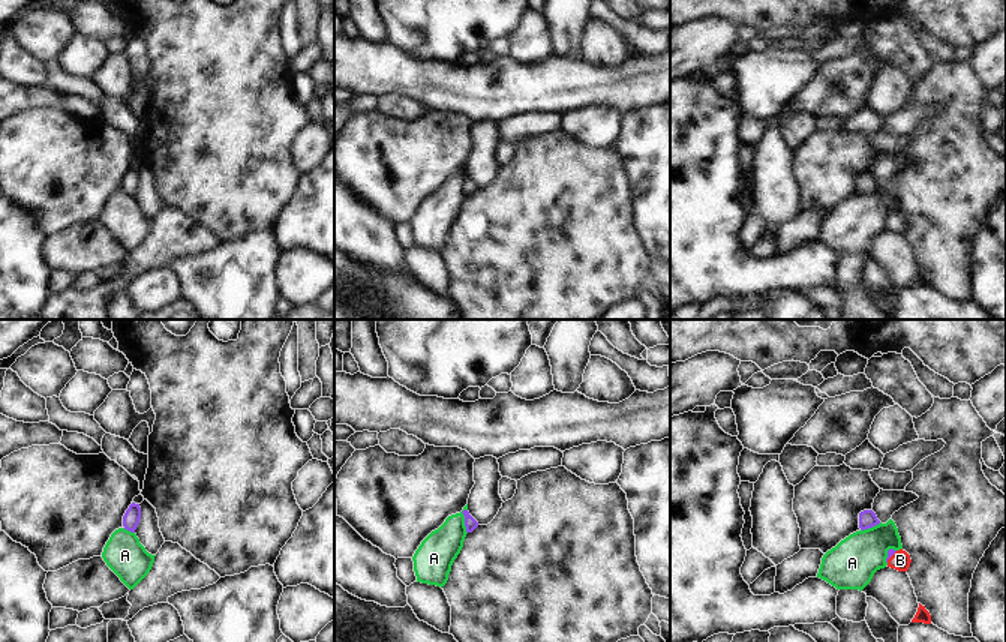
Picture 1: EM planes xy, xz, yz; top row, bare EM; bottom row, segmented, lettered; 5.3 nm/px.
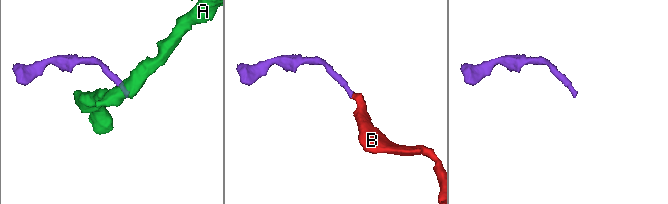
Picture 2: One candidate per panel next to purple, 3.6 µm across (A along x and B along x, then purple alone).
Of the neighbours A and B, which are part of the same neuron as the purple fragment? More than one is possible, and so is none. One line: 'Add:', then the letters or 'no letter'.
Add: B

